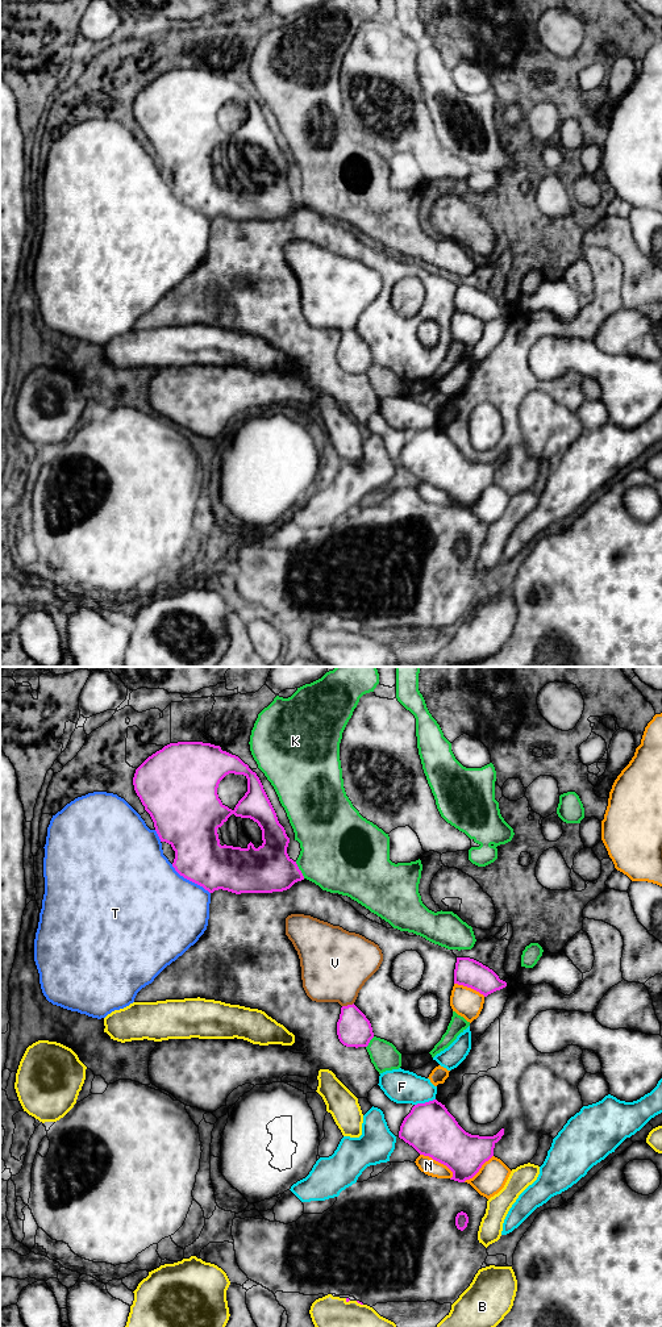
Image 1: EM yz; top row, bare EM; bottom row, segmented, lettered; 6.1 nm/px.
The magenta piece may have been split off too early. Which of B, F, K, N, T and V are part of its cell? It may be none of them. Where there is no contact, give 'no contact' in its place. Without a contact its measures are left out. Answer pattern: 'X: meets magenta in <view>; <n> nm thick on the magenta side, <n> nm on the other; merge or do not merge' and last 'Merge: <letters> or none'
B: meets magenta in yz; 20 nm thick on the magenta side, 190 nm on the other; do not merge
F: meets magenta in yz; 300 nm thick on the magenta side, 200 nm on the other; do not merge
K: meets magenta in yz; 280 nm thick on the magenta side, 440 nm on the other; do not merge
N: meets magenta in yz; 300 nm thick on the magenta side, 100 nm on the other; do not merge
T: meets magenta in yz; 300 nm thick on the magenta side, 480 nm on the other; do not merge
V: meets magenta in yz; 200 nm thick on the magenta side, 420 nm on the other; merge
Merge: V

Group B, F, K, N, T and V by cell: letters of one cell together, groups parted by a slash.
B / F / K / N / T / V

